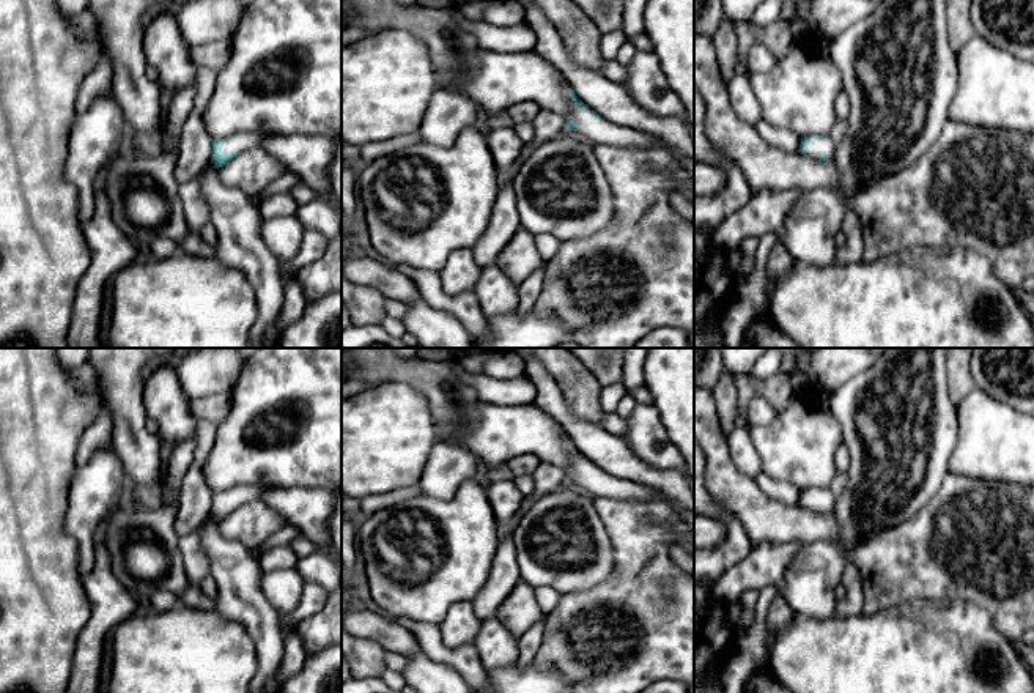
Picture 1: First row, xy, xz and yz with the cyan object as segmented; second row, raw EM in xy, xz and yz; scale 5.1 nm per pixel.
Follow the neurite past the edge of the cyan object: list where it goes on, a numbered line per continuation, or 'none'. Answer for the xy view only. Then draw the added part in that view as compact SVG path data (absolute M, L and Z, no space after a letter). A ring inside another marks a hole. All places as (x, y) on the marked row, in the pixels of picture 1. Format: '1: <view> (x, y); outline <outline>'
1: xy (240, 142); outline M239 132L233 134L231 139L225 139L222 143L222 151L227 154L242 153L250 148L260 146L261 140L271 134L264 132Z

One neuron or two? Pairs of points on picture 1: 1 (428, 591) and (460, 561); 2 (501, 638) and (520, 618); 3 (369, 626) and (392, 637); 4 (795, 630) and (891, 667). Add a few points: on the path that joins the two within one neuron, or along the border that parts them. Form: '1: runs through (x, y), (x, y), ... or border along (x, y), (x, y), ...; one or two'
1: runs through (436, 585), (452, 569); one
2: border along (496, 616), (516, 638); two
3: runs through (375, 627), (386, 632); one
4: runs through (819, 654), (831, 667), (867, 667); one

